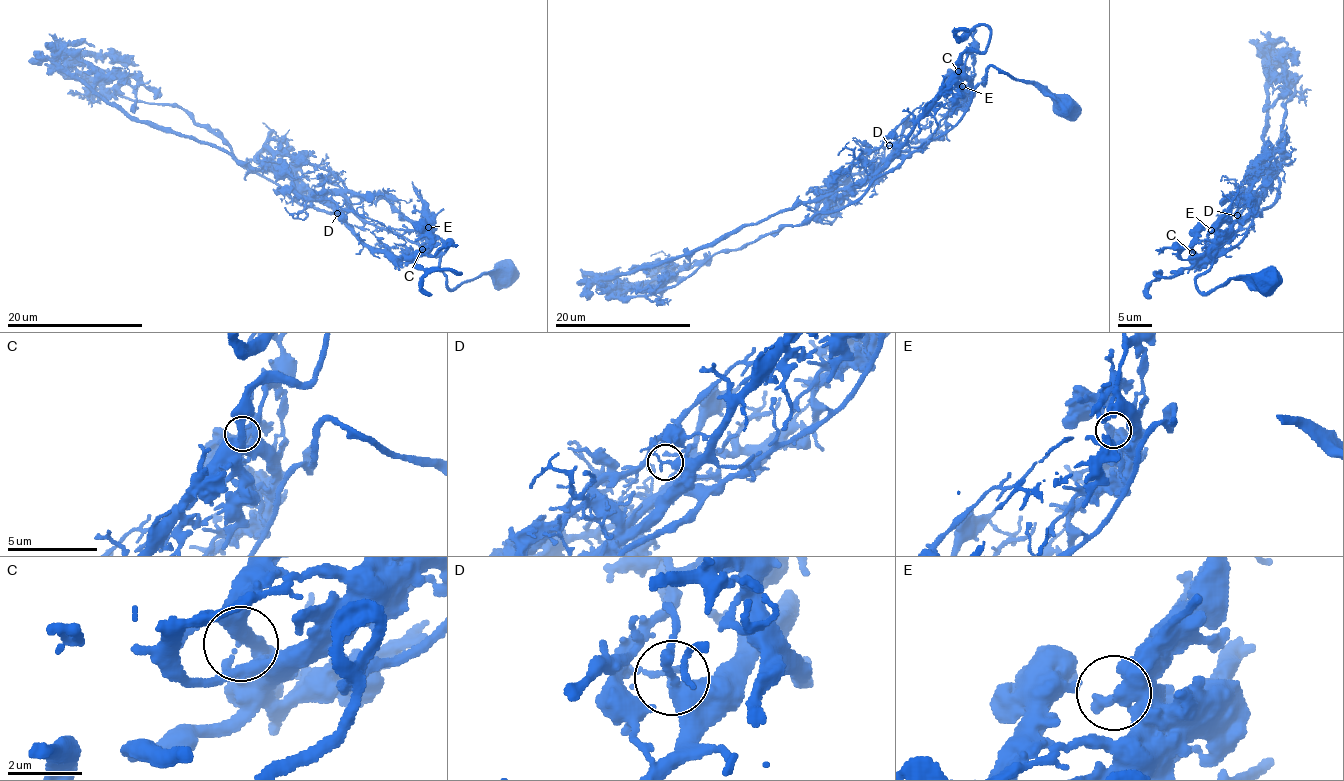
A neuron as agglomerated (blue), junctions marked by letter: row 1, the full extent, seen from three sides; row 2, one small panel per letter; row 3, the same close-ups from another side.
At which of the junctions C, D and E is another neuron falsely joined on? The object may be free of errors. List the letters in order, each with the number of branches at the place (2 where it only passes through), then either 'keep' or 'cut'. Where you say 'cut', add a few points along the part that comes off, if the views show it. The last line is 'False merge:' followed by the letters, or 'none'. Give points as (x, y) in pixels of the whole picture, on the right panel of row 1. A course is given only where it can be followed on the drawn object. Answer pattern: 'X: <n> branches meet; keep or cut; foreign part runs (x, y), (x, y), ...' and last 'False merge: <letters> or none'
C: 2 branches meet; keep
D: 2 branches meet; cut; foreign part runs (1237, 215), (1242, 184), (1259, 215), (1279, 188), (1285, 62), (1285, 92), (1262, 112)
E: 2 branches meet; keep
False merge: D

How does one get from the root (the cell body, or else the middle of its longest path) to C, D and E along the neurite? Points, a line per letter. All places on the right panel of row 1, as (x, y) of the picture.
C: (1267, 276), (1259, 273), (1231, 279), (1203, 292), (1197, 278), (1231, 246), (1220, 242), (1201, 254), (1192, 252)
D: (1267, 276), (1259, 273), (1231, 279), (1205, 292), (1196, 285), (1215, 256), (1243, 240), (1247, 231), (1237, 215)
E: (1267, 276), (1259, 273), (1205, 292), (1198, 289), (1197, 278), (1231, 246), (1211, 230)

